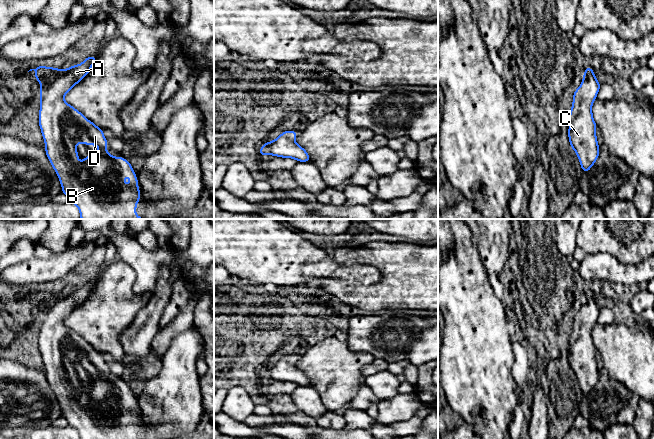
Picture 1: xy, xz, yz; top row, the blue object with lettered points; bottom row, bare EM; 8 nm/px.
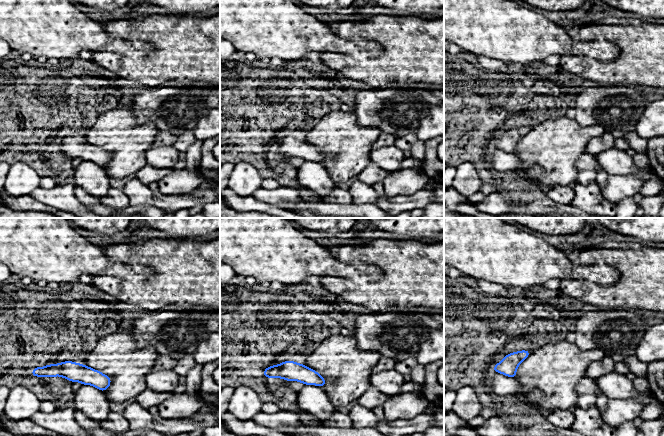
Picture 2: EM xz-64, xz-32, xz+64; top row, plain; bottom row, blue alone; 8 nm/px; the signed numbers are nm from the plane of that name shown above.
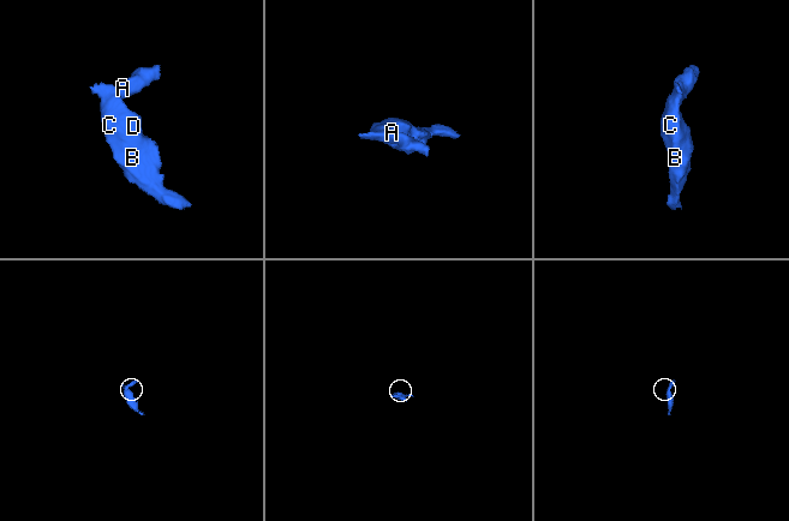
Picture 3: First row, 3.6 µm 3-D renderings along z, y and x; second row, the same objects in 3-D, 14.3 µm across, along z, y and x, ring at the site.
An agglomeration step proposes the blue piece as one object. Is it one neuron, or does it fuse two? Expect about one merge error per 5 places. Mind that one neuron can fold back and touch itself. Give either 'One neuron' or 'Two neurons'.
One neuron

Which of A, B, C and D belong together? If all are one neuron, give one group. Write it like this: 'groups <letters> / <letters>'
groups A B C D

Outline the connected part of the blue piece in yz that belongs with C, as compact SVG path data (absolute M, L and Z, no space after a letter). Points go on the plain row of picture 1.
M585 292L581 310L573 318L569 337L569 366L578 380L583 397L588 396L599 381L597 349L591 333L600 310L593 293Z

